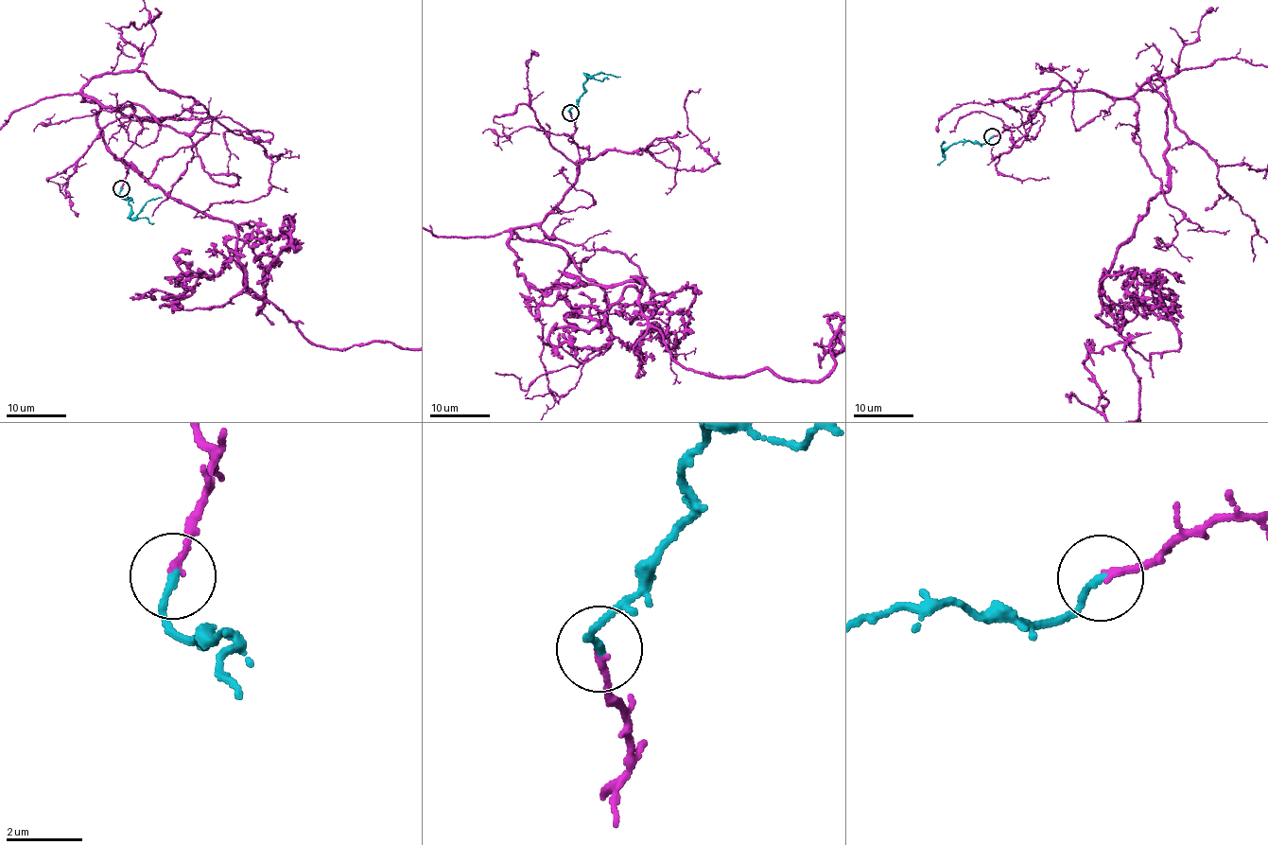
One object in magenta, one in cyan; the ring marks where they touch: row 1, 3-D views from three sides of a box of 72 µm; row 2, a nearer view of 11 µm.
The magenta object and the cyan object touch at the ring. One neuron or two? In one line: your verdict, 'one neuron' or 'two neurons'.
one neuron

